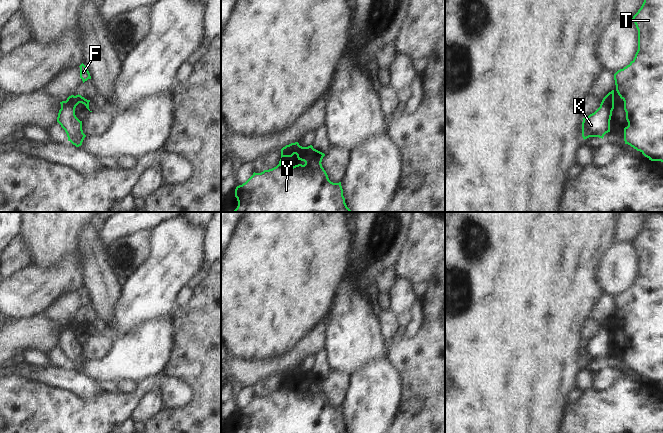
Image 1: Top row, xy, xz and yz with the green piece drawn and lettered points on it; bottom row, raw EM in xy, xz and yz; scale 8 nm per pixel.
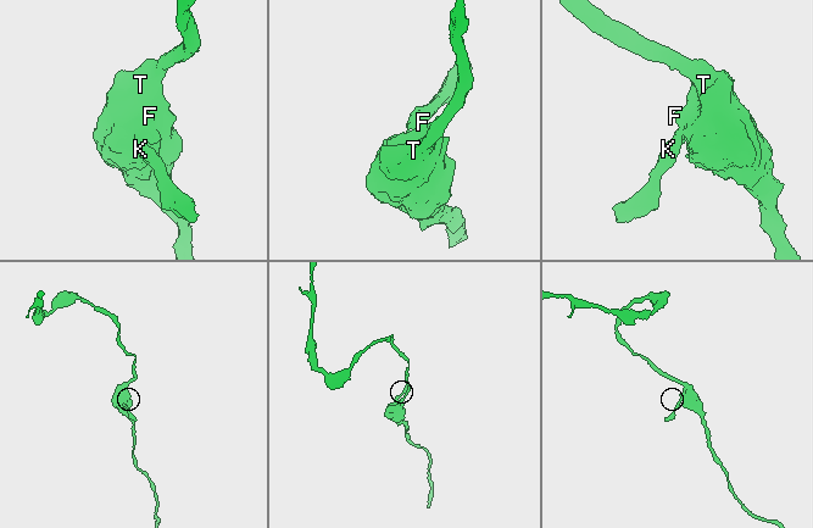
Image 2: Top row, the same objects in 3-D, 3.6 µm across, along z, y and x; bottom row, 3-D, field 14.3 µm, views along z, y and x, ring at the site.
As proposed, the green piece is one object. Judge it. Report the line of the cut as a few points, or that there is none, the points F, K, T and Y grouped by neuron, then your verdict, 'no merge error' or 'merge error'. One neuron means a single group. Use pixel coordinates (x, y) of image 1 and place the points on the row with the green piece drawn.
cut xy (61, 106), (68, 105), (74, 109); groups F T Y / K; merge error

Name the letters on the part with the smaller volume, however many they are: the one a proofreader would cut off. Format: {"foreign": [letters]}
{"foreign": ["K"]}

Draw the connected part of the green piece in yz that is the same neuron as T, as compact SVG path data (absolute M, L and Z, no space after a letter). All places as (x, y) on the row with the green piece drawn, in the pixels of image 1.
M644 0L632 19L638 30L638 50L630 64L614 74L628 122L624 141L649 160L663 162L663 0Z

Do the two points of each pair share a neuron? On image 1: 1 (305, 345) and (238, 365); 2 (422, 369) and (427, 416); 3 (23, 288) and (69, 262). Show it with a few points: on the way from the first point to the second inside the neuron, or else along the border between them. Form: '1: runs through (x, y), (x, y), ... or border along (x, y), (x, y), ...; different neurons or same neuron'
1: runs through (288, 359), (269, 367), (255, 367); same neuron
2: runs through (429, 381), (429, 404); same neuron
3: runs through (34, 288), (46, 285), (58, 273); same neuron

